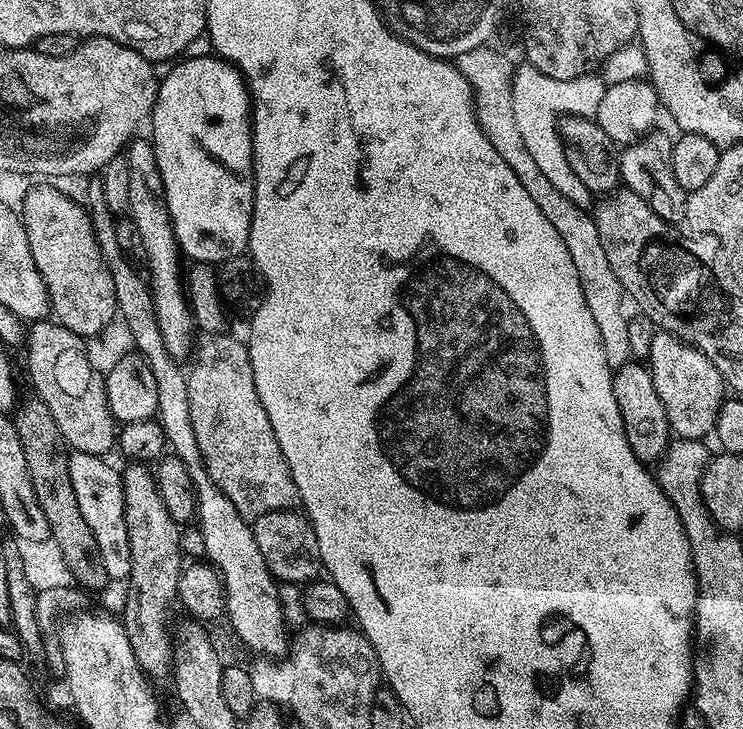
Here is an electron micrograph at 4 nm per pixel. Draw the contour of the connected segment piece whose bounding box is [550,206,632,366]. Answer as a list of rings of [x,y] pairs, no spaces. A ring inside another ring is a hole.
[[[573,206],[570,214],[560,214],[560,226],[556,220],[550,221],[550,226],[554,226],[554,230],[558,230],[558,234],[562,237],[562,242],[566,242],[566,250],[570,250],[570,258],[574,258],[574,270],[578,270],[578,282],[582,282],[582,294],[586,298],[586,306],[590,310],[590,315],[594,317],[594,322],[598,325],[598,334],[602,338],[602,350],[608,348],[605,352],[609,365],[619,366],[629,361],[632,352],[632,336],[628,333],[628,320],[624,317],[624,300],[626,304],[626,293],[622,282],[618,282],[618,274],[614,274],[614,270],[610,270],[610,258],[606,258],[606,250],[602,250],[602,238],[598,238],[598,226],[595,219],[585,209]],[[572,232],[580,232],[580,248],[576,248],[576,244],[572,244],[572,240],[568,240],[568,236],[572,236]]]

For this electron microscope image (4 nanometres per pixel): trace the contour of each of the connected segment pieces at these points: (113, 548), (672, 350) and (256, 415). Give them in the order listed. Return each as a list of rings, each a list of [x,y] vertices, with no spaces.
[[[73,451],[68,458],[70,466],[70,486],[74,486],[74,498],[78,498],[78,507],[82,510],[82,518],[90,525],[90,531],[94,533],[96,549],[100,551],[100,561],[104,563],[104,569],[109,581],[127,581],[130,574],[130,542],[126,534],[126,514],[124,513],[124,481],[119,471],[108,465],[109,461],[102,456]]]
[[[663,330],[655,334],[657,336],[648,348],[647,359],[652,369],[654,390],[658,390],[662,406],[666,406],[669,429],[681,440],[704,440],[711,437],[716,430],[718,410],[726,399],[722,374],[714,370],[714,362],[710,362],[706,354],[702,354],[681,337]]]
[[[212,334],[204,338],[201,344],[199,341],[186,368],[189,422],[193,426],[194,438],[197,439],[205,470],[209,472],[213,483],[230,502],[234,502],[243,516],[255,518],[265,516],[267,512],[287,512],[300,504],[298,486],[282,454],[282,446],[278,446],[278,438],[274,434],[274,426],[270,426],[266,406],[262,406],[262,398],[258,398],[258,386],[254,382],[247,343],[228,335]]]

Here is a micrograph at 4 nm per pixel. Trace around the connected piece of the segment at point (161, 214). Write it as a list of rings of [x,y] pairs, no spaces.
[[[144,138],[133,139],[125,149],[125,169],[130,174],[128,216],[133,226],[137,241],[144,250],[148,260],[148,283],[151,288],[152,305],[157,318],[163,342],[173,361],[185,363],[192,354],[194,339],[188,335],[193,331],[191,307],[187,302],[182,281],[182,268],[178,266],[180,259],[179,244],[173,233],[172,219],[168,206],[163,200],[164,188],[161,186],[161,172],[157,166],[157,156],[151,141]]]

